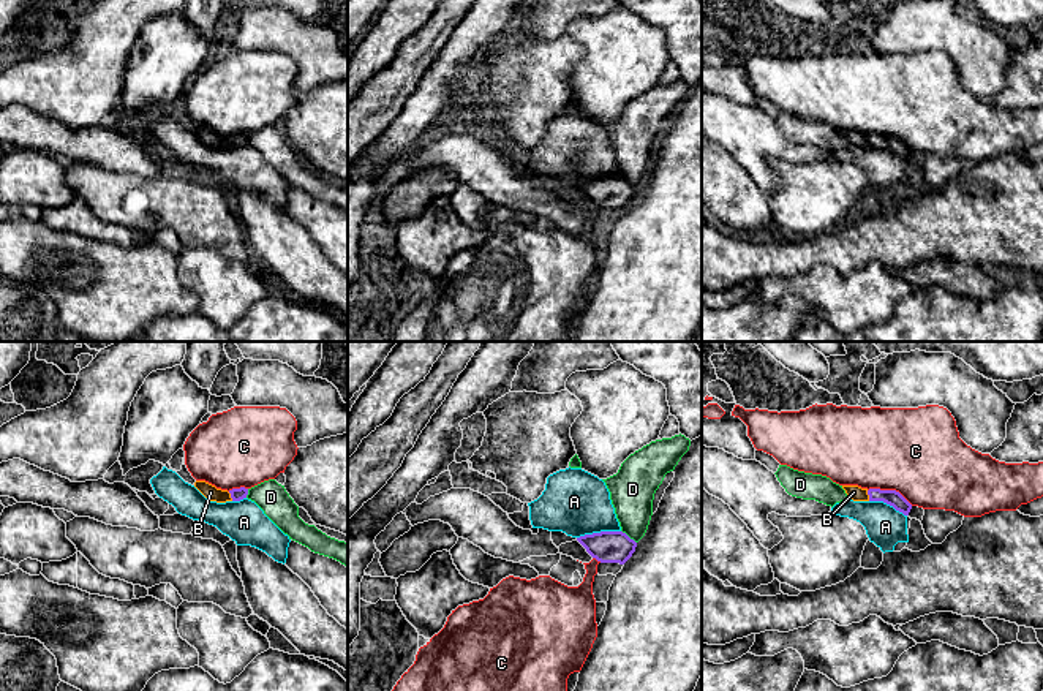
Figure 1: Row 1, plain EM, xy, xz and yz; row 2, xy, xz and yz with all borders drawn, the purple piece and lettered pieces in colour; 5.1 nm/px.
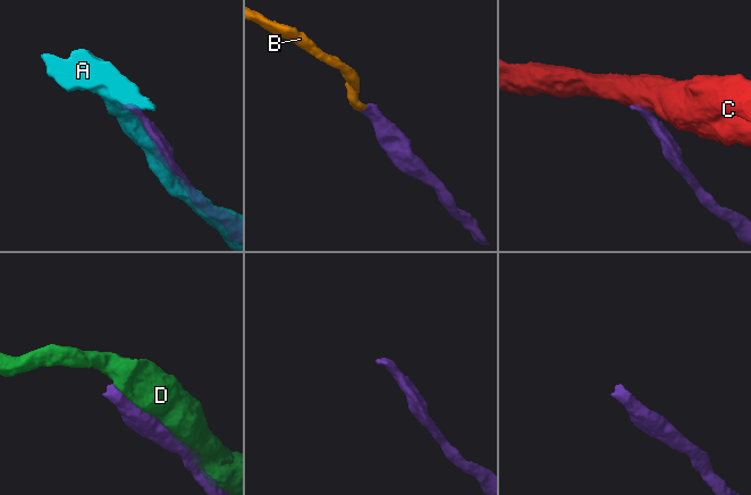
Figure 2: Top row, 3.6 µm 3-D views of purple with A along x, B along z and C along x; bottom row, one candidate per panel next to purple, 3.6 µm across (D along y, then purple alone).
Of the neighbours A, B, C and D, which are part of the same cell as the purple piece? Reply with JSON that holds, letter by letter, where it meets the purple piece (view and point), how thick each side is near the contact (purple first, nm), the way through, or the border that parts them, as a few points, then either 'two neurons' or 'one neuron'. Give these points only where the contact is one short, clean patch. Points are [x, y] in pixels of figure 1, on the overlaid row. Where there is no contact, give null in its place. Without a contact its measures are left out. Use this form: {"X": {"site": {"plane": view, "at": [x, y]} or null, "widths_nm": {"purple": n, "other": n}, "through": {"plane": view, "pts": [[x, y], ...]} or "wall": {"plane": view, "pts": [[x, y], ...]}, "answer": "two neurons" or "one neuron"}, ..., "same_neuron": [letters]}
{"A": {"site": {"plane": "xz", "at": [598, 533]}, "widths_nm": {"purple": 160, "other": 320}, "answer": "two neurons"}, "B": {"site": {"plane": "yz", "at": [868, 494]}, "widths_nm": {"purple": 80, "other": 80}, "through": {"plane": "yz", "pts": [[890, 497], [868, 494], [854, 492]]}, "answer": "one neuron"}, "C": {"site": {"plane": "yz", "at": [890, 490]}, "widths_nm": {"purple": 80, "other": 440}, "wall": {"plane": "yz", "pts": [[868, 489], [895, 489], [912, 505]]}, "answer": "two neurons"}, "D": {"site": {"plane": "xz", "at": [628, 536]}, "widths_nm": {"purple": 160, "other": 220}, "answer": "two neurons"}, "same_neuron": ["B"]}

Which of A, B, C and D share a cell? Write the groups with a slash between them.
A / B / C / D

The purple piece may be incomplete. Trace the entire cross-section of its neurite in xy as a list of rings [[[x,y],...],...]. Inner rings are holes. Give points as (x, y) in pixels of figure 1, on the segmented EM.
[[[196,481],[194,487],[210,501],[226,503],[226,501],[240,501],[247,498],[248,489],[232,489],[232,490],[221,490],[205,481]]]

